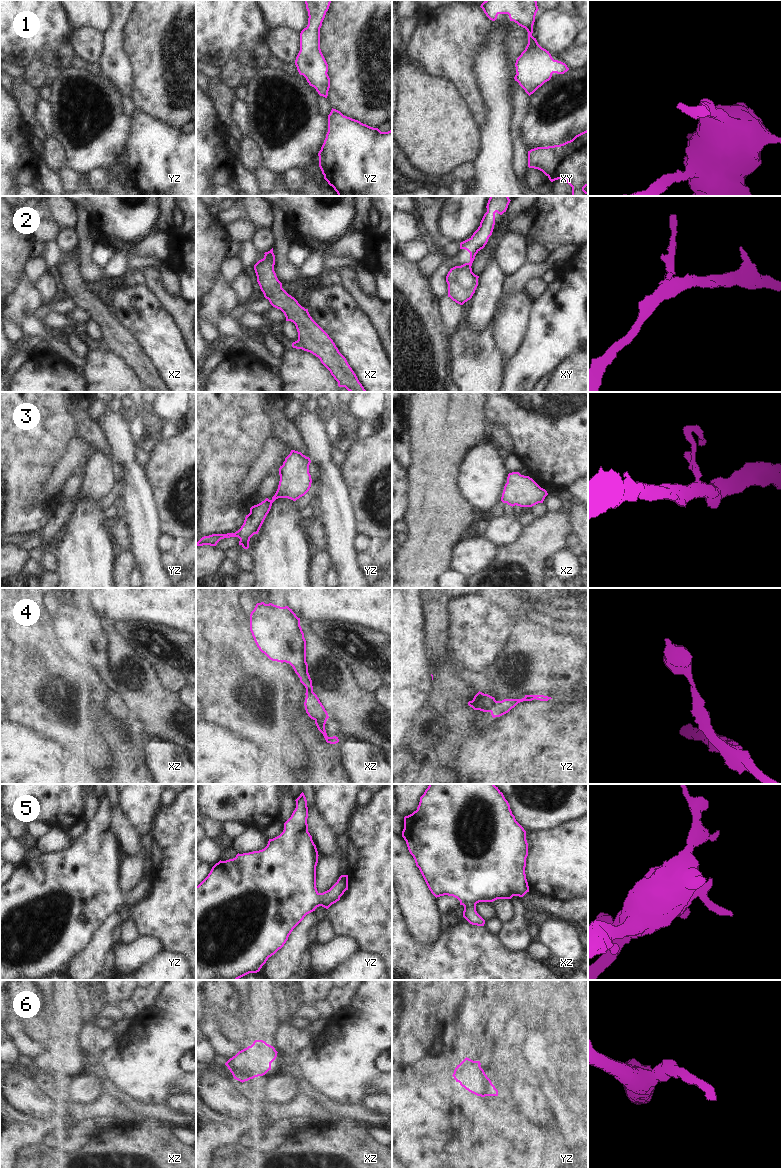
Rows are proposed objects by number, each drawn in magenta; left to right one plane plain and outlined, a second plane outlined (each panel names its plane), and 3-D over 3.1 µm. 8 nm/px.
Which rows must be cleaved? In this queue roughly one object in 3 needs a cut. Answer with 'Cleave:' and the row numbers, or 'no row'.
Cleave: 2, 4

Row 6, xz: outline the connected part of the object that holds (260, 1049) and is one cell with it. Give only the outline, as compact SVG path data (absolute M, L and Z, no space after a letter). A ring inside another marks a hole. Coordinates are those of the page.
M255 1040L251 1046L239 1051L225 1065L234 1079L245 1082L265 1075L277 1057L275 1048L263 1040Z

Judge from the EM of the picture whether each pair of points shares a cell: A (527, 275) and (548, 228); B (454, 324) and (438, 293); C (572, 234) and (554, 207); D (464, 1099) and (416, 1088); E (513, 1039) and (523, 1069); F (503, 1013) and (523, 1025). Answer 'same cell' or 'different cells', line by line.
A: different cells
B: different cells
C: same cell
D: different cells
E: different cells
F: different cells

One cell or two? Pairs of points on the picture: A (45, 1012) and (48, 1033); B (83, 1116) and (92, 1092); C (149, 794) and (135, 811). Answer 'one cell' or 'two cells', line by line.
A: two cells
B: two cells
C: one cell

